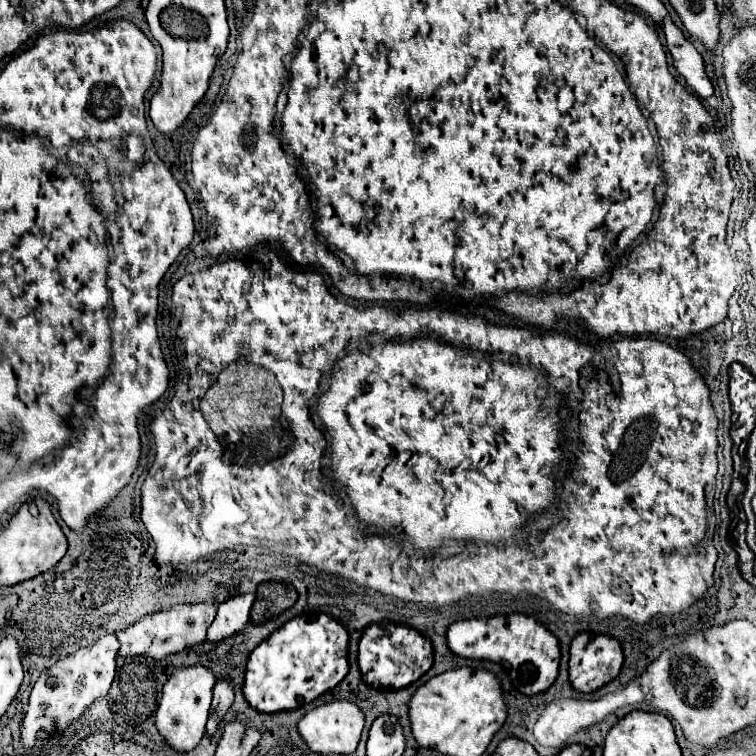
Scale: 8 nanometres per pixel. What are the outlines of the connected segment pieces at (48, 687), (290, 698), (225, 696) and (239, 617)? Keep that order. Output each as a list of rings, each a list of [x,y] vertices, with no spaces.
[[[108,633],[100,639],[96,639],[90,647],[82,647],[70,655],[66,655],[62,661],[58,661],[54,667],[46,669],[38,681],[32,687],[28,711],[24,715],[22,723],[22,743],[30,749],[34,745],[44,745],[50,741],[52,733],[58,729],[62,731],[66,725],[70,725],[74,719],[78,719],[86,707],[92,705],[98,697],[106,695],[112,679],[116,675],[116,655],[118,655],[118,639],[114,633]]]
[[[306,613],[284,623],[250,653],[244,677],[246,701],[262,711],[290,711],[336,687],[348,673],[348,629],[326,613]]]
[[[220,679],[216,685],[214,685],[214,691],[212,691],[212,709],[210,709],[210,719],[208,719],[208,725],[206,725],[206,733],[208,735],[214,735],[216,729],[218,729],[218,723],[222,721],[222,717],[226,715],[228,707],[232,705],[234,701],[234,691],[232,691],[232,679]]]
[[[252,593],[236,595],[236,597],[230,597],[224,603],[220,603],[218,615],[208,629],[208,641],[222,641],[222,639],[242,631],[244,625],[248,623],[252,603],[254,603]]]

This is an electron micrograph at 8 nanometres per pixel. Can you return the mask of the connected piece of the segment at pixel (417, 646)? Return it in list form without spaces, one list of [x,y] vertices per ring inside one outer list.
[[[374,623],[364,629],[358,649],[358,665],[362,671],[362,679],[372,687],[386,689],[402,689],[414,681],[418,681],[432,667],[432,643],[420,631],[400,623]]]

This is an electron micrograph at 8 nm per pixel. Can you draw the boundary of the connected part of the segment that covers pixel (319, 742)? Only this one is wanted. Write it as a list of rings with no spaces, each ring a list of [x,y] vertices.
[[[330,701],[324,703],[316,709],[312,709],[310,713],[306,713],[300,721],[298,721],[298,731],[302,735],[302,739],[306,741],[306,745],[316,751],[316,753],[354,753],[356,745],[360,741],[360,733],[364,727],[364,713],[362,709],[352,703],[352,701]]]

